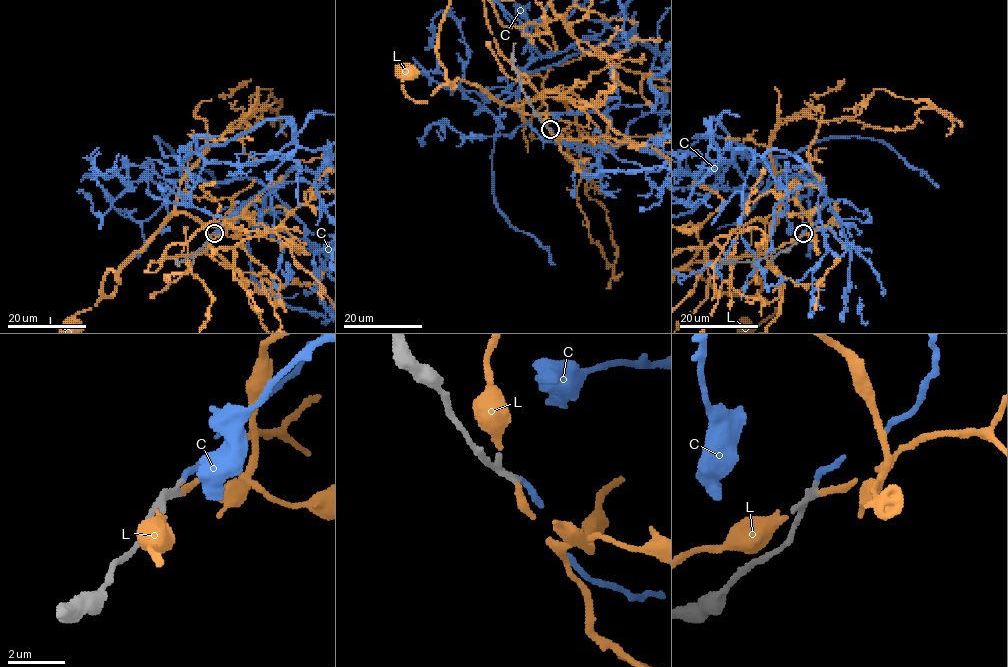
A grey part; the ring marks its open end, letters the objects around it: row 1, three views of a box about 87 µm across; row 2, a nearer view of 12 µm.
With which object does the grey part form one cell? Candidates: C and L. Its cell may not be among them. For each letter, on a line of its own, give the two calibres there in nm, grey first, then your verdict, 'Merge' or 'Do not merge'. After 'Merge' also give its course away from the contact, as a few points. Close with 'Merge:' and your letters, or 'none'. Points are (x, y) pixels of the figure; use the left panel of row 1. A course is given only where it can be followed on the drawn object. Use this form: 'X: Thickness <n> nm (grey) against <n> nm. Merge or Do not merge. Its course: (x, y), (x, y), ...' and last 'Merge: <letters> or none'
C: Thickness 240 nm (grey) against 200 nm. Merge
L: Thickness 280 nm (grey) against 240 nm. Do not merge
Merge: C

